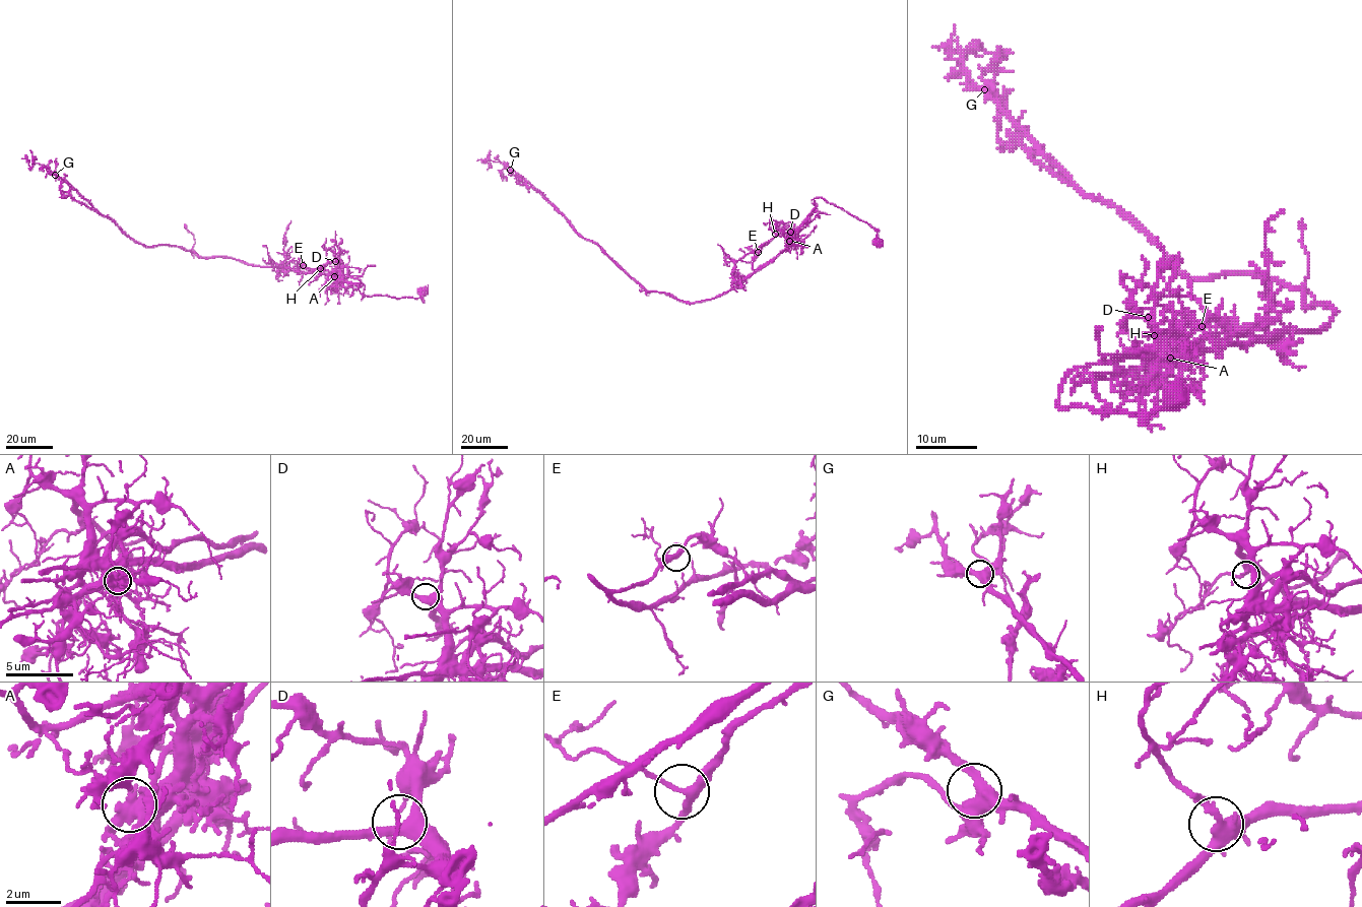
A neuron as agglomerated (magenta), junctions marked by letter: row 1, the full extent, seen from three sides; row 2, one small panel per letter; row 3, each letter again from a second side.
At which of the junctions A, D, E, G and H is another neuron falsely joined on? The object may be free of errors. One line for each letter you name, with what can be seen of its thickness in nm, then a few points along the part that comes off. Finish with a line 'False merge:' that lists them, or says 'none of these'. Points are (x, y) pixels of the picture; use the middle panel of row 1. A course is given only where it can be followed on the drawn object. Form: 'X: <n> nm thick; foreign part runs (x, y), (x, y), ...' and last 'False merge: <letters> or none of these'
A: 400 nm thick; foreign part runs (789, 241), (725, 294), (688, 304), (668, 294), (645, 289), (518, 177)
False merge: A

